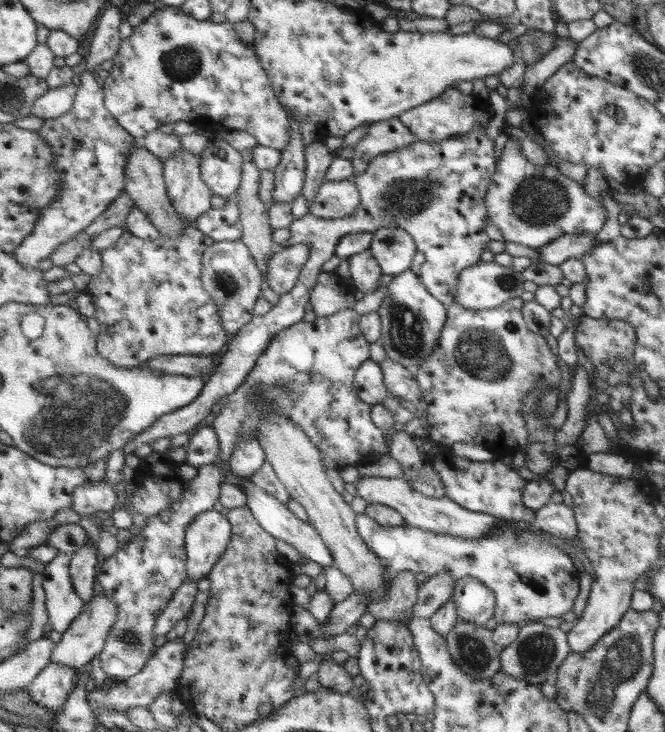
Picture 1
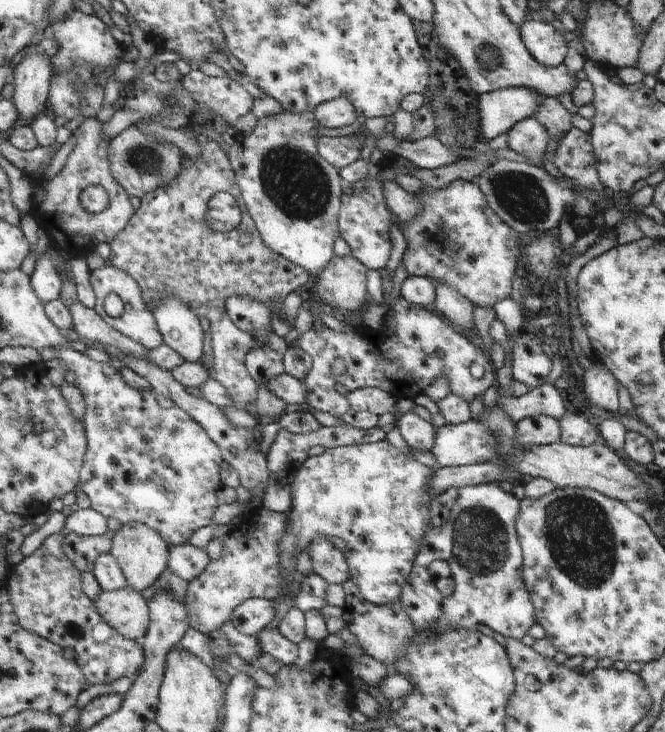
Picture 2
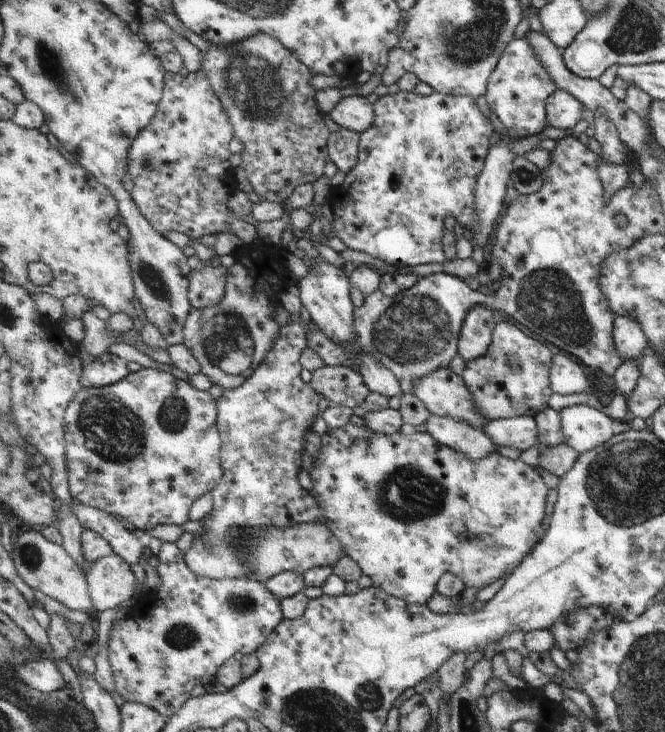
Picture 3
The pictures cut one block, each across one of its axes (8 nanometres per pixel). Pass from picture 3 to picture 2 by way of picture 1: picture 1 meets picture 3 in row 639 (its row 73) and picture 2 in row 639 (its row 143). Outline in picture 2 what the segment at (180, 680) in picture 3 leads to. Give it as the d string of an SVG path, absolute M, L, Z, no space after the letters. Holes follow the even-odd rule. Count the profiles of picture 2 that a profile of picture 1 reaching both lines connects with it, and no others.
M279 628L263 630L257 636L257 640L259 640L263 654L271 654L271 656L279 658L283 662L283 666L295 666L297 660L301 658L301 646L291 642L289 638L285 638L285 634L281 634Z

